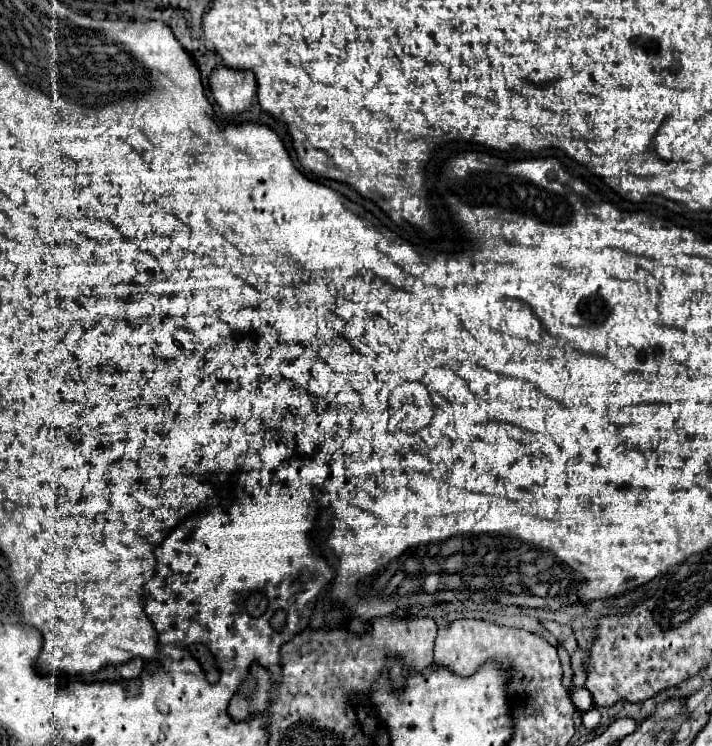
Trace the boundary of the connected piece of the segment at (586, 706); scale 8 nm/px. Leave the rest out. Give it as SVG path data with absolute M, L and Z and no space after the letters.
M570 686L570 700L574 702L574 706L578 708L578 710L582 710L582 712L586 712L586 710L590 710L592 708L592 696L590 696L590 692L586 690L586 688L582 688L582 686Z

